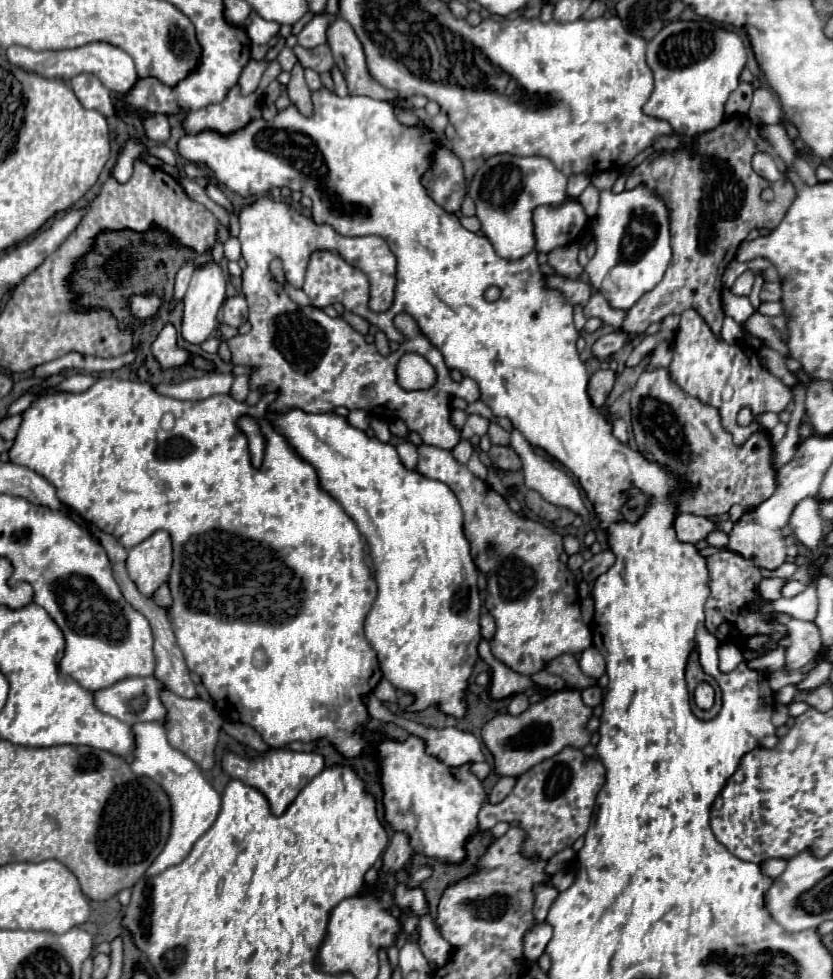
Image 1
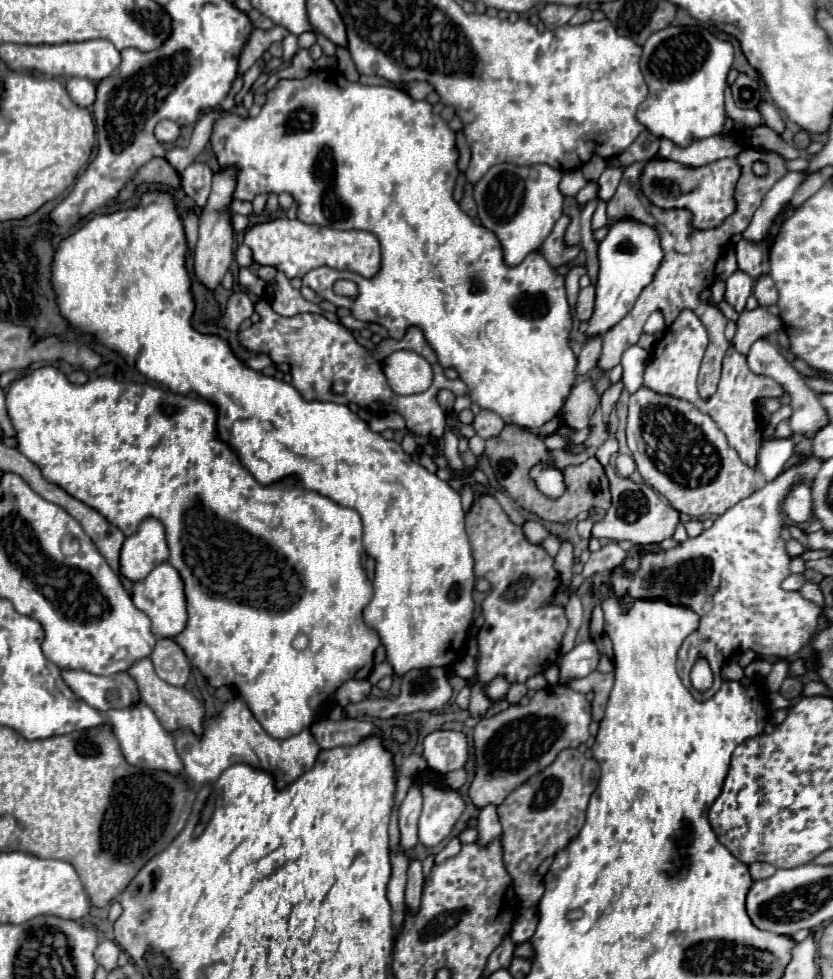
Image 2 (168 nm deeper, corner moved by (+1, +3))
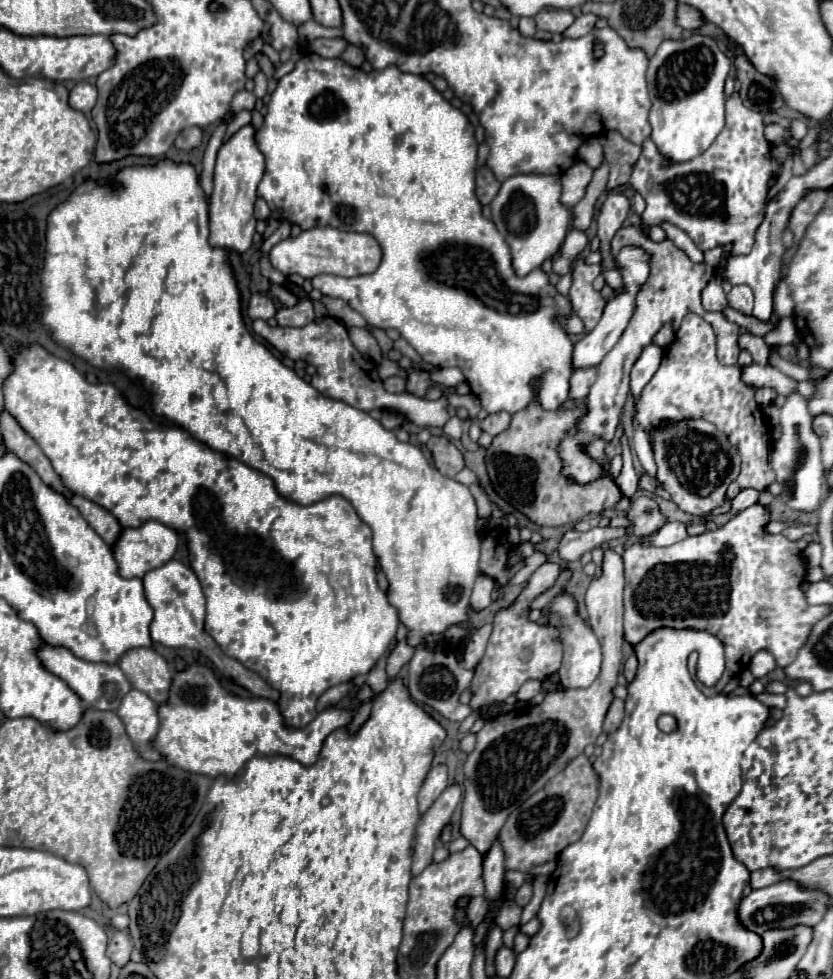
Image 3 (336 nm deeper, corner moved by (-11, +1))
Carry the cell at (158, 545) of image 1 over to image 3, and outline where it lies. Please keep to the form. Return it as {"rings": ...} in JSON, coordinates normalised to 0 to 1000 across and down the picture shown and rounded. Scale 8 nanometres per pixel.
{"rings":[[[178,531],[168,539],[151,539],[144,545],[144,550],[137,558],[137,570],[144,578],[144,588],[170,590],[178,582],[192,580],[192,578],[197,578],[197,574],[206,572],[206,568],[211,566],[211,560],[214,560],[214,545],[190,531]]]}

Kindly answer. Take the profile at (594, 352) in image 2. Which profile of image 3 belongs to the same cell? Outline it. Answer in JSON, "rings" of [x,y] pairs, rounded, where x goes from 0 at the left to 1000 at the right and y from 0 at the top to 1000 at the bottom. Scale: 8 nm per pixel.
{"rings":[[[711,374],[706,378],[689,378],[684,386],[684,407],[687,409],[701,409],[706,404],[711,390],[715,390],[715,378],[718,374]]]}

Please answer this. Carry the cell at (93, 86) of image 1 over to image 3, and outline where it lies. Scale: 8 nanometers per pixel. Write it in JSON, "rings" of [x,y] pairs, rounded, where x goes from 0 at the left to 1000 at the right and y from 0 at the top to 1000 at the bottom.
{"rings":[[[94,84],[84,92],[84,108],[101,116],[108,116],[108,112],[115,108],[115,100],[118,100],[115,88],[108,84]]]}

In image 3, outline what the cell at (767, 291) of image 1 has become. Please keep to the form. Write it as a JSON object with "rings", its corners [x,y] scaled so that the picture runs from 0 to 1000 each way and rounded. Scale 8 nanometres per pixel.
{"rings":[[[939,284],[929,296],[929,321],[934,325],[939,325],[939,323],[951,323],[951,319],[953,319],[953,308],[951,308],[948,296]]]}

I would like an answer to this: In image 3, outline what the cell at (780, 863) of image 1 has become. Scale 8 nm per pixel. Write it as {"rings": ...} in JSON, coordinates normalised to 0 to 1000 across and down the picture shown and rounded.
{"rings":[[[917,887],[917,889],[908,889],[903,891],[903,907],[917,907],[917,905],[924,905],[924,903],[932,903],[939,899],[939,893],[932,889],[932,887]]]}

